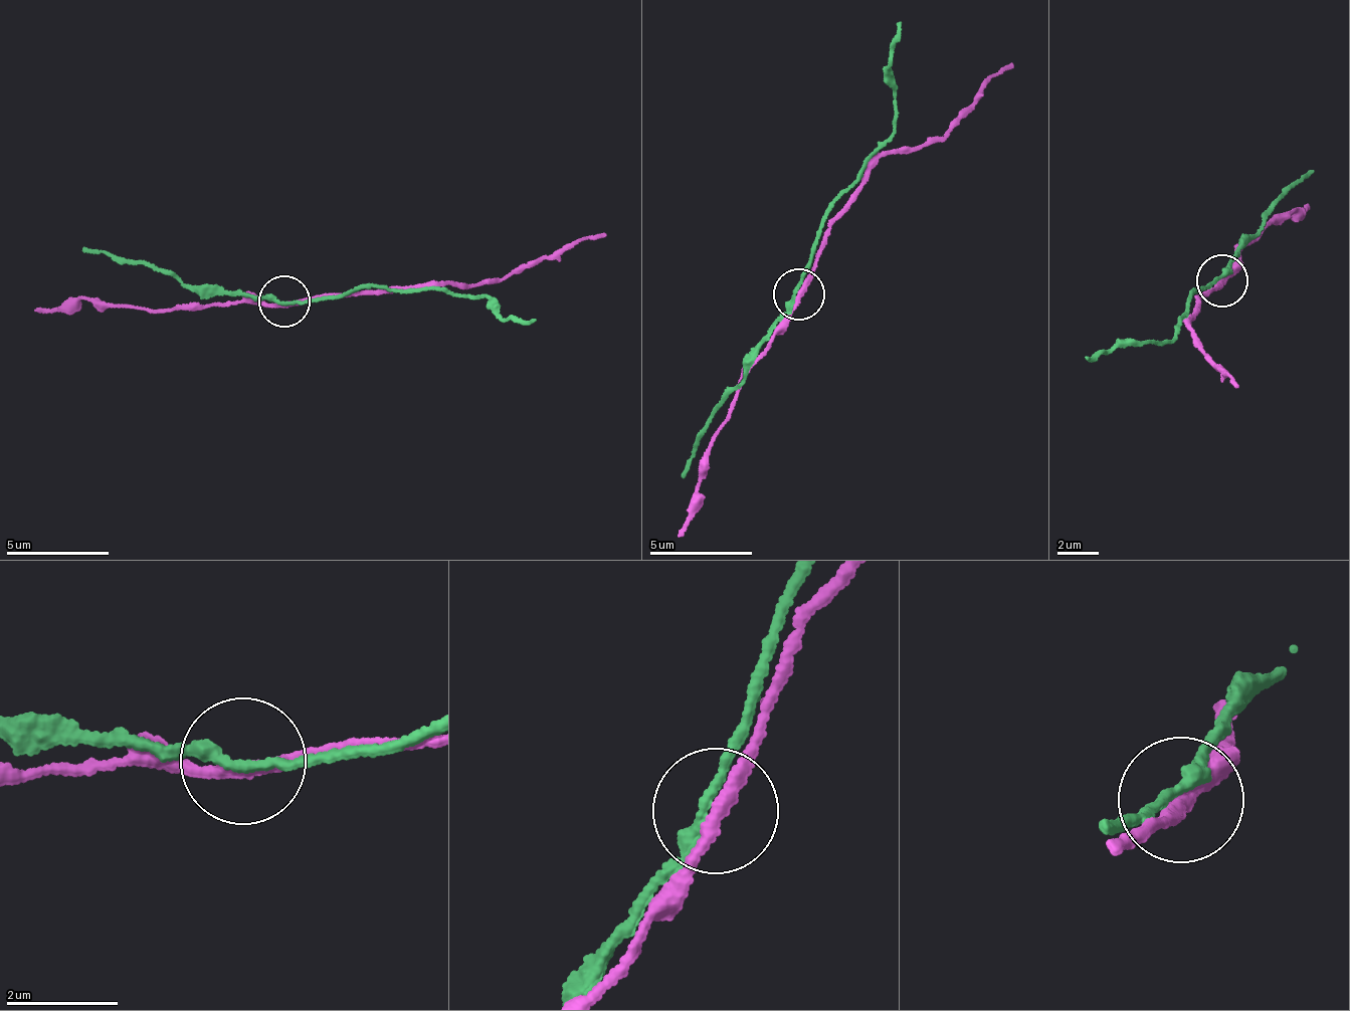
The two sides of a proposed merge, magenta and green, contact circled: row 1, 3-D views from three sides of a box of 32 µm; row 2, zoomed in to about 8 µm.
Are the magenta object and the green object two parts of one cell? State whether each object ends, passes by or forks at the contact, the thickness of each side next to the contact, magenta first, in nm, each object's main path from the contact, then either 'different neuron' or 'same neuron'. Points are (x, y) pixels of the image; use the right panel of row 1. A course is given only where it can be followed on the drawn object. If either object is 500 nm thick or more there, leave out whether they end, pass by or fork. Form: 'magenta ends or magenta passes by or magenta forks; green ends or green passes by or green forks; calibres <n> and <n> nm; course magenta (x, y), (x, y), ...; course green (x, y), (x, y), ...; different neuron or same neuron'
magenta passes by; green passes by; calibres 240 and 190 nm; course magenta (1223, 281), (1198, 300), (1188, 327), (1234, 384); course green (1220, 279), (1194, 288), (1171, 338), (1088, 357); different neuron

